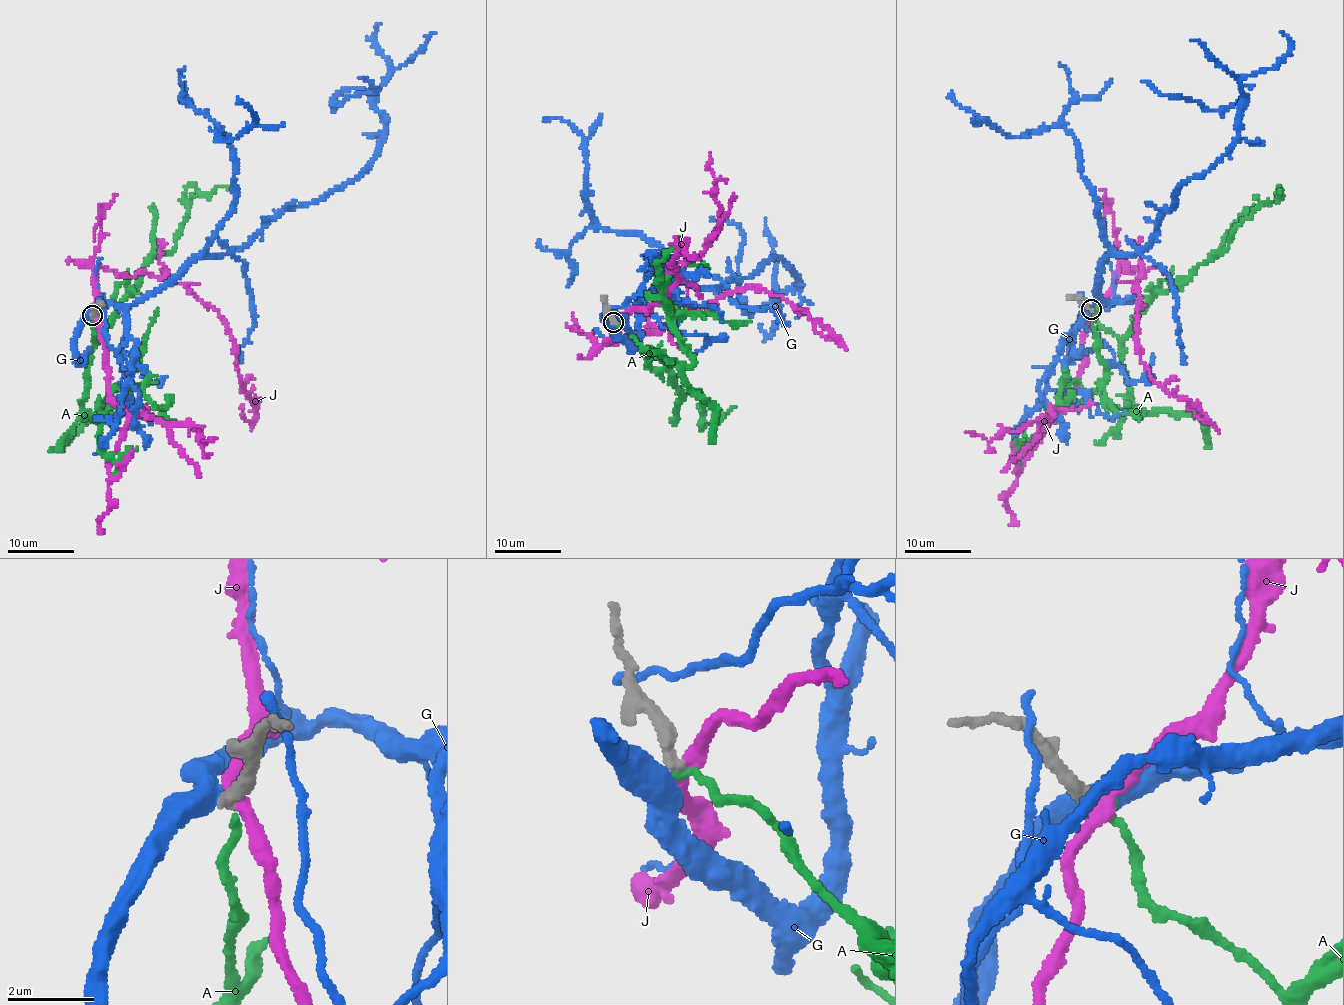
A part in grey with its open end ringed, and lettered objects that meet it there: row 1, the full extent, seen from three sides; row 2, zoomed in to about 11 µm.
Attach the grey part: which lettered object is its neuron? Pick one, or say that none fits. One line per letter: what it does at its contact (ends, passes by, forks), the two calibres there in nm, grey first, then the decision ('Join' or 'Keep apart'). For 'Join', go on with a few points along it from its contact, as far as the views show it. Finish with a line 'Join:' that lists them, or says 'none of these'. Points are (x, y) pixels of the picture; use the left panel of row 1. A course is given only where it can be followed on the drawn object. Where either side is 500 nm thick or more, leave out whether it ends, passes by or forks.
A: It ends there. Thickness 320 nm (grey) against 150 nm. Join. Its course: (93, 315), (95, 343), (152, 257), (173, 250), (188, 211), (180, 200), (184, 190), (231, 190)
G: Thickness 340 nm (grey) against 500 nm. Keep apart
J: It passes by. Thickness 360 nm (grey) against 320 nm. Keep apart
Join: A

